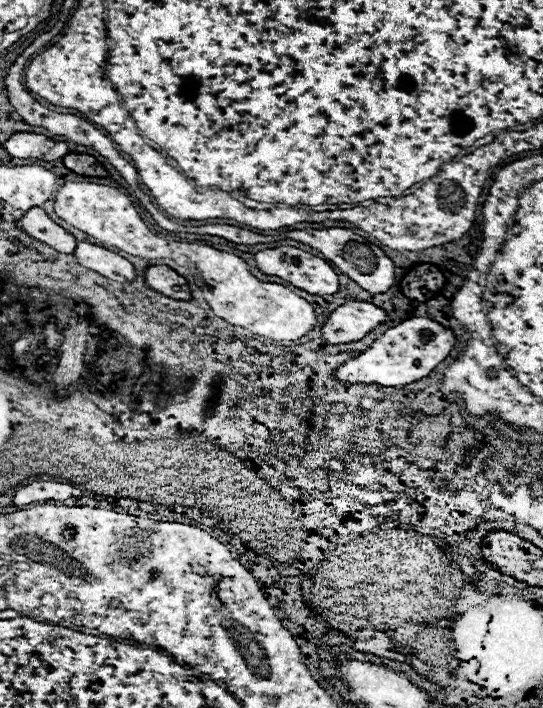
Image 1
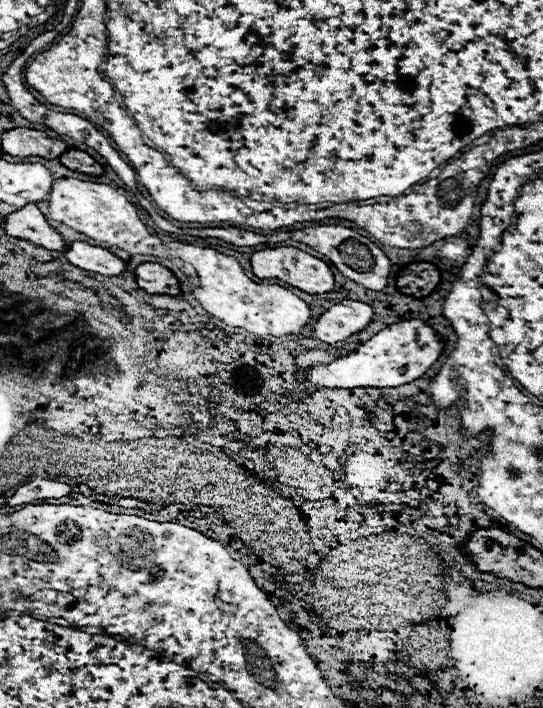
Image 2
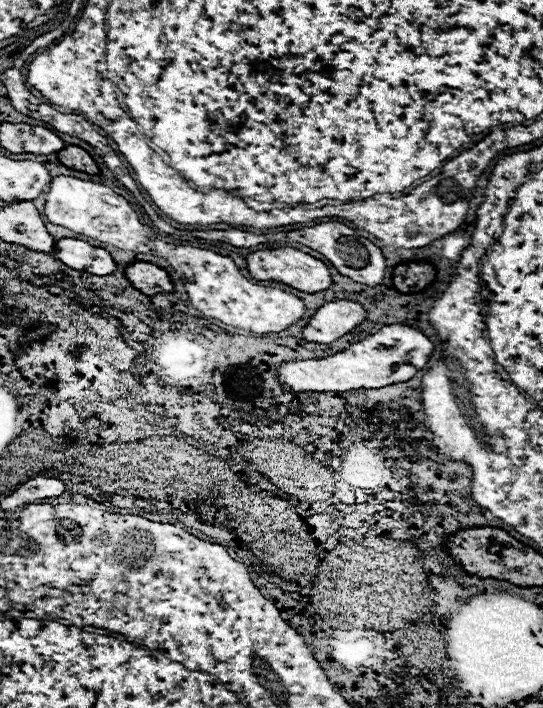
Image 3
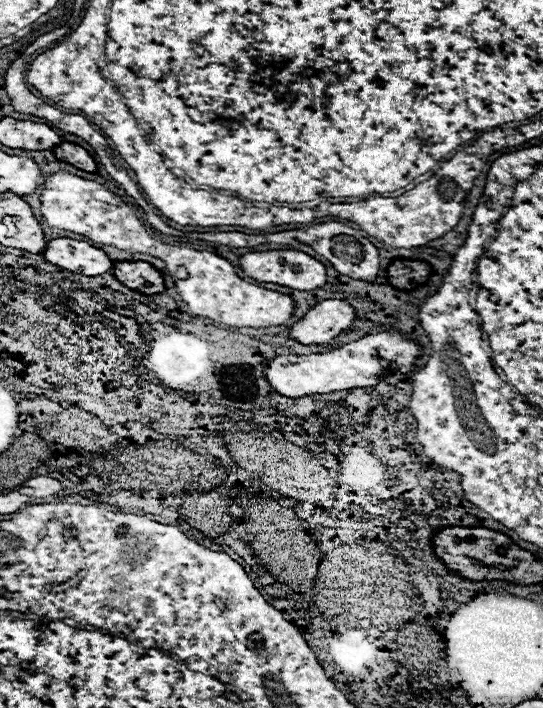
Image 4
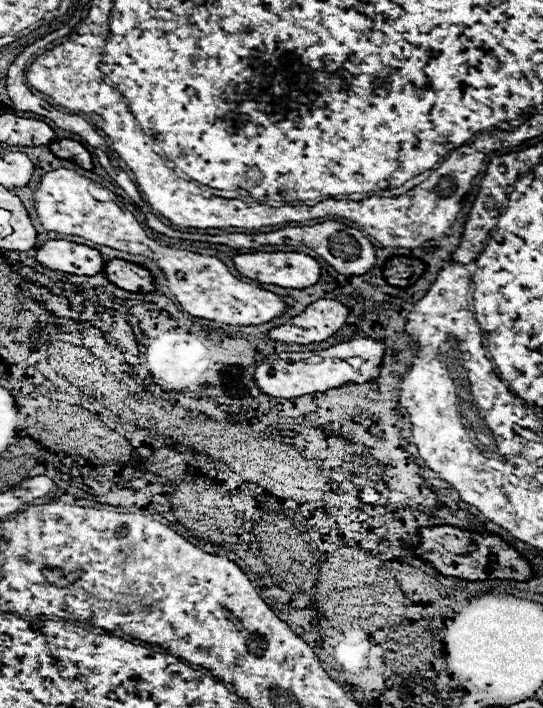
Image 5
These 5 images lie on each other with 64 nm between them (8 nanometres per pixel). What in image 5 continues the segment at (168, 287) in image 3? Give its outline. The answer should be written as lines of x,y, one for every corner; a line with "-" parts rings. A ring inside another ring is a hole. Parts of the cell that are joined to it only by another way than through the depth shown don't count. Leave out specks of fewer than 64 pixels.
114,258
106,264
104,272
112,284
116,284
118,288
128,288
128,292
154,292
156,290
156,282
152,274
140,264

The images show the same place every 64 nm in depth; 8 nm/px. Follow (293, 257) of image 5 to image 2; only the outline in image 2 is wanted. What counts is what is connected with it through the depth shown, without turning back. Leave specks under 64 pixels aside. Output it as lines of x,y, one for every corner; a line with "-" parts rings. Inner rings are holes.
292,246
266,248
260,252
254,252
250,256
250,262
252,262
252,272
258,278
280,278
280,280
284,280
308,294
324,294
324,292
334,290
334,274
332,274
330,266
326,262
298,250
298,248
292,248

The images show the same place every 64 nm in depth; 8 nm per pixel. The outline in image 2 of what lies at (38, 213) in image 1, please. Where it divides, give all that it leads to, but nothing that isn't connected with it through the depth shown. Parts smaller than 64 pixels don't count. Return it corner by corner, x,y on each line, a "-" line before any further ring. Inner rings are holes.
28,204
26,208
10,214
4,220
4,230
10,236
16,236
20,240
30,240
38,246
44,246
48,250
64,252
68,250
68,242
62,238
62,234
48,226
46,216
40,212
36,204

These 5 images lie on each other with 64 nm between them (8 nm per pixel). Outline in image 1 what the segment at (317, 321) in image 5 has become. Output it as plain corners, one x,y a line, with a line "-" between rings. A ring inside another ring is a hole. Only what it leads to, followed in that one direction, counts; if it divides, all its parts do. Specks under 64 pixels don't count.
352,300
338,306
322,326
324,340
330,344
346,344
362,340
368,332
388,320
388,312
370,304

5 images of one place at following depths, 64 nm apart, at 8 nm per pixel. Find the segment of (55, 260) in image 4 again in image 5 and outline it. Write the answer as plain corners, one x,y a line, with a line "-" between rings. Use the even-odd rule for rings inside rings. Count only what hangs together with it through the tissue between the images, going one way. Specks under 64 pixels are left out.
48,240
36,250
36,260
44,268
78,276
94,276
104,270
104,258
96,248
68,240

